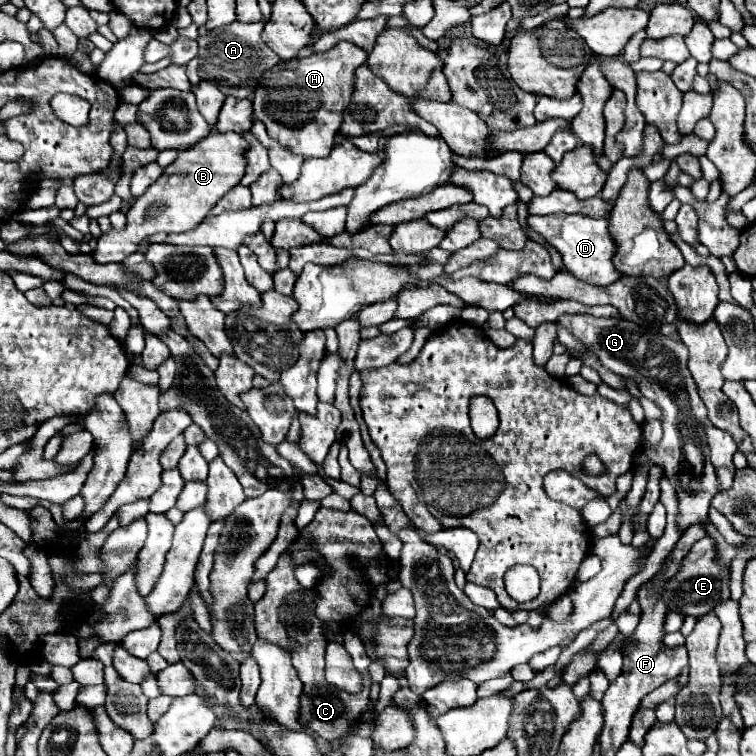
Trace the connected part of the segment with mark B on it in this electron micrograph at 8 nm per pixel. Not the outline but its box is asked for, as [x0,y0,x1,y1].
[93,131,249,263]

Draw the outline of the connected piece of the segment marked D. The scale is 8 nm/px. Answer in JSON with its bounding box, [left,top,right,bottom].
[529,215,621,285]

